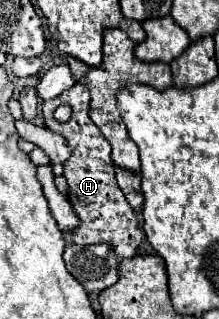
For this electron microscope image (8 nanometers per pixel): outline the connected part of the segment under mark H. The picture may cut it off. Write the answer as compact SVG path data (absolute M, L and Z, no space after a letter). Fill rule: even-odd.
M76 83L74 87L66 89L54 99L44 101L44 121L46 127L58 135L62 135L68 141L68 147L72 151L72 157L64 163L64 177L68 181L68 201L80 219L78 227L70 233L72 241L76 245L92 245L92 243L108 243L116 257L126 259L136 255L138 245L144 239L142 229L138 227L136 215L132 207L128 205L124 193L116 185L116 173L110 159L110 143L104 139L100 129L92 123L88 117L90 111L90 93L88 87L82 83ZM60 105L72 107L72 117L66 123L60 123L54 119L54 109Z

